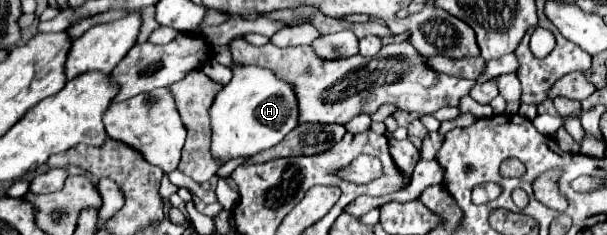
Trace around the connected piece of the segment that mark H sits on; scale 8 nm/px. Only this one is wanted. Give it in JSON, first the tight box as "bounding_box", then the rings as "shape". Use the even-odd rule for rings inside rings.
{"bounding_box":[209,45,299,163],"shape":[[[227,45],[213,47],[213,59],[221,65],[229,65],[233,79],[217,93],[209,115],[211,115],[211,153],[213,157],[227,163],[235,157],[251,157],[257,151],[269,149],[285,139],[289,131],[297,127],[299,107],[295,101],[295,91],[285,79],[279,79],[267,67],[239,65],[231,59]]]}

